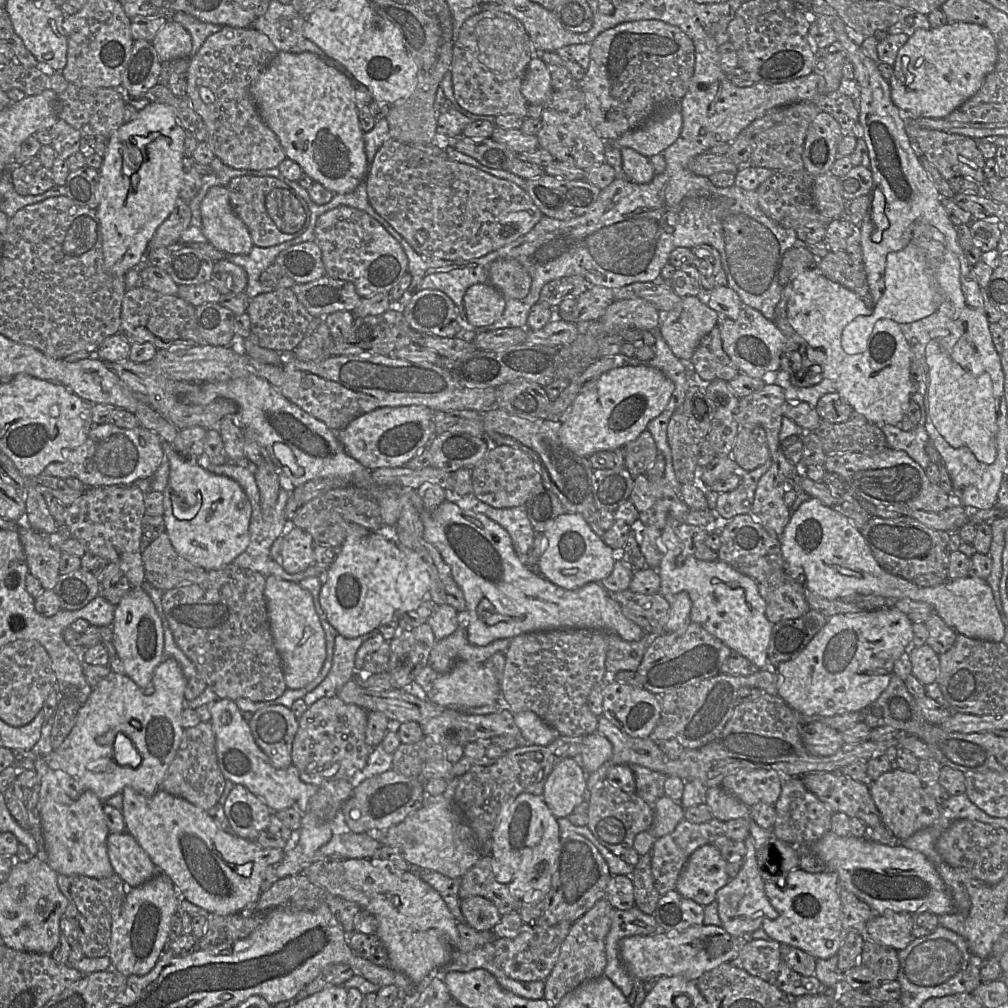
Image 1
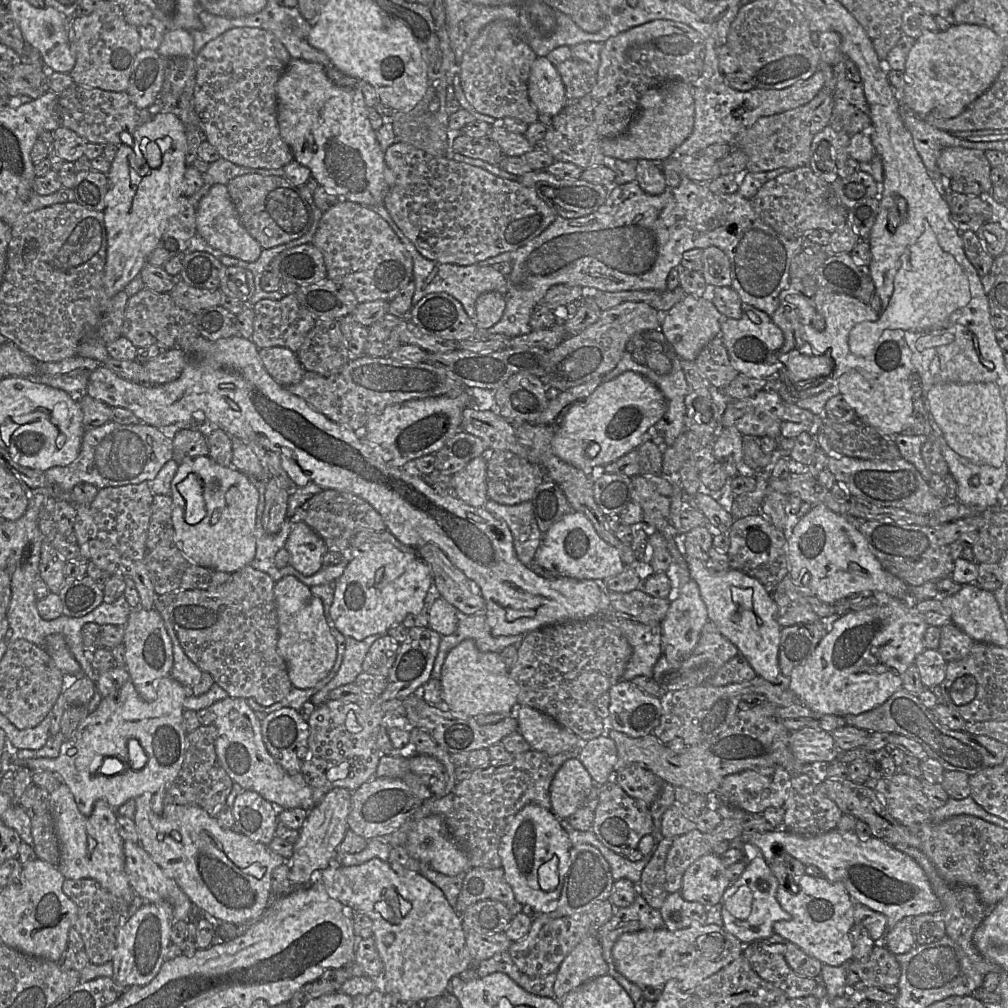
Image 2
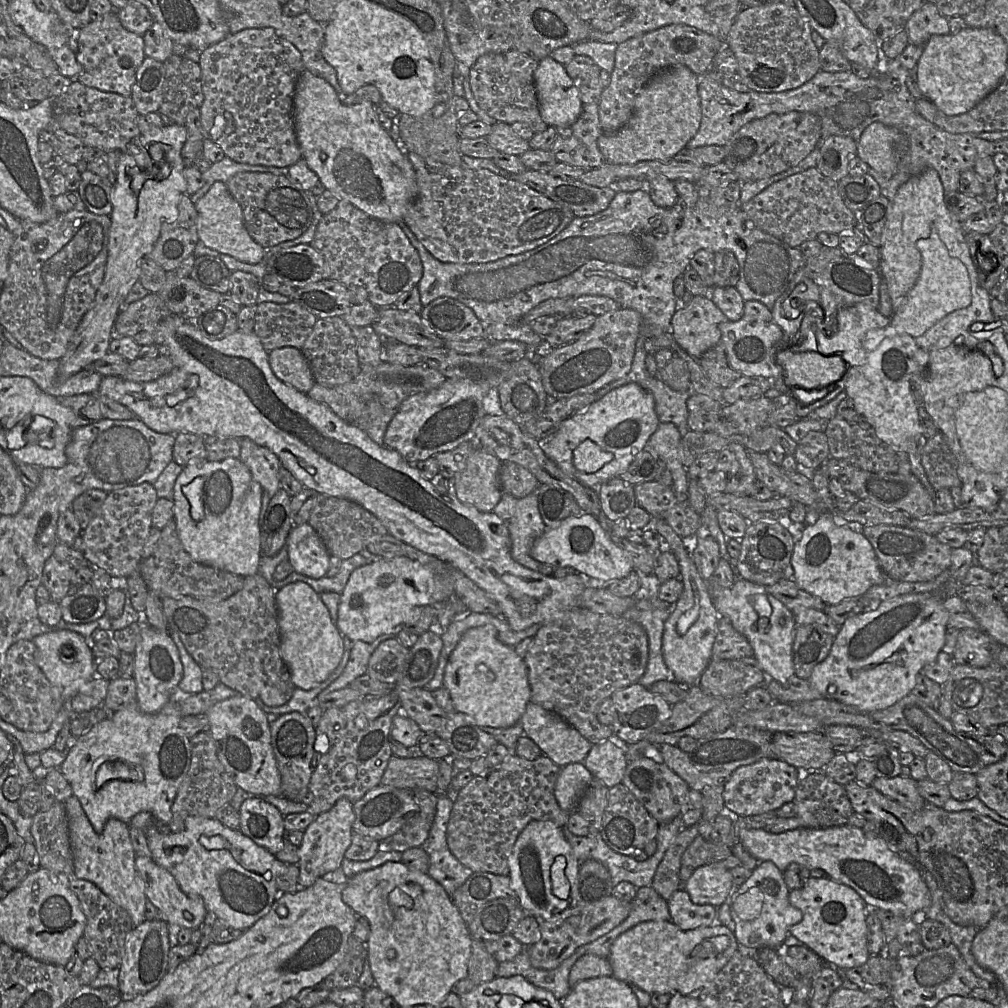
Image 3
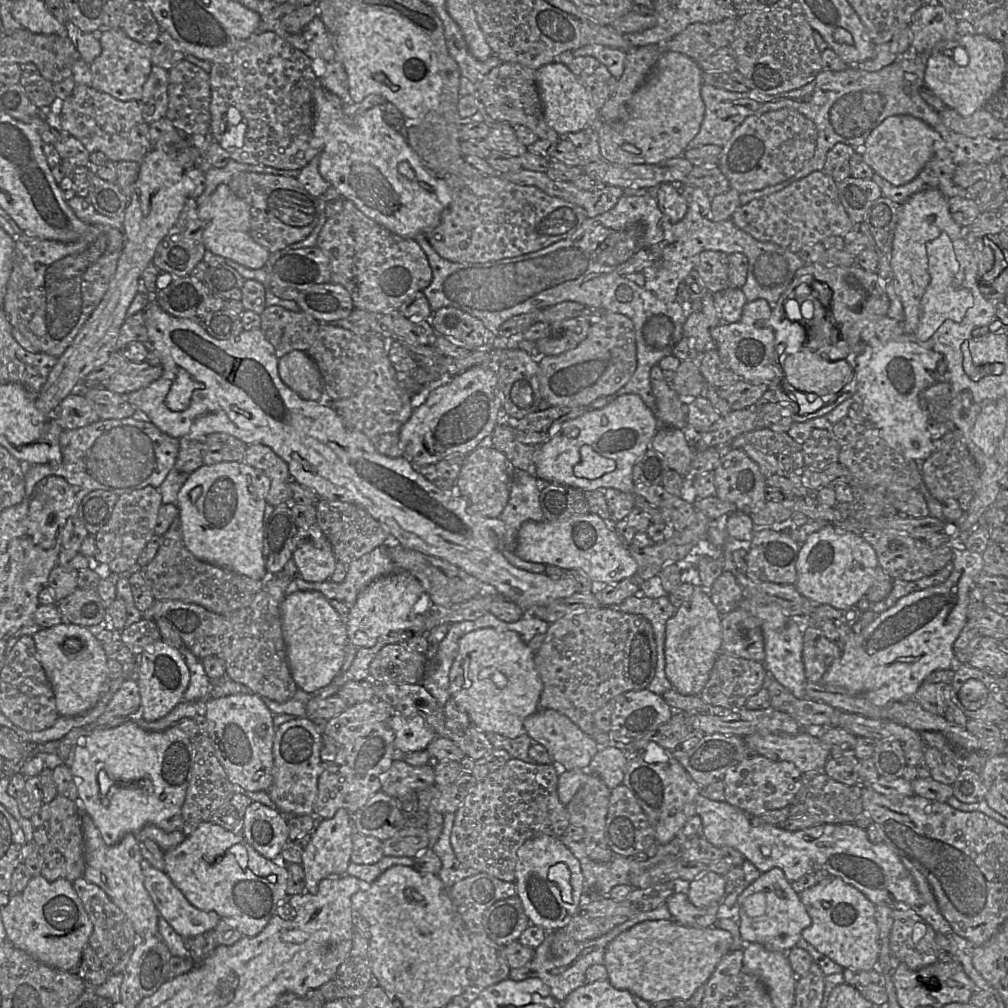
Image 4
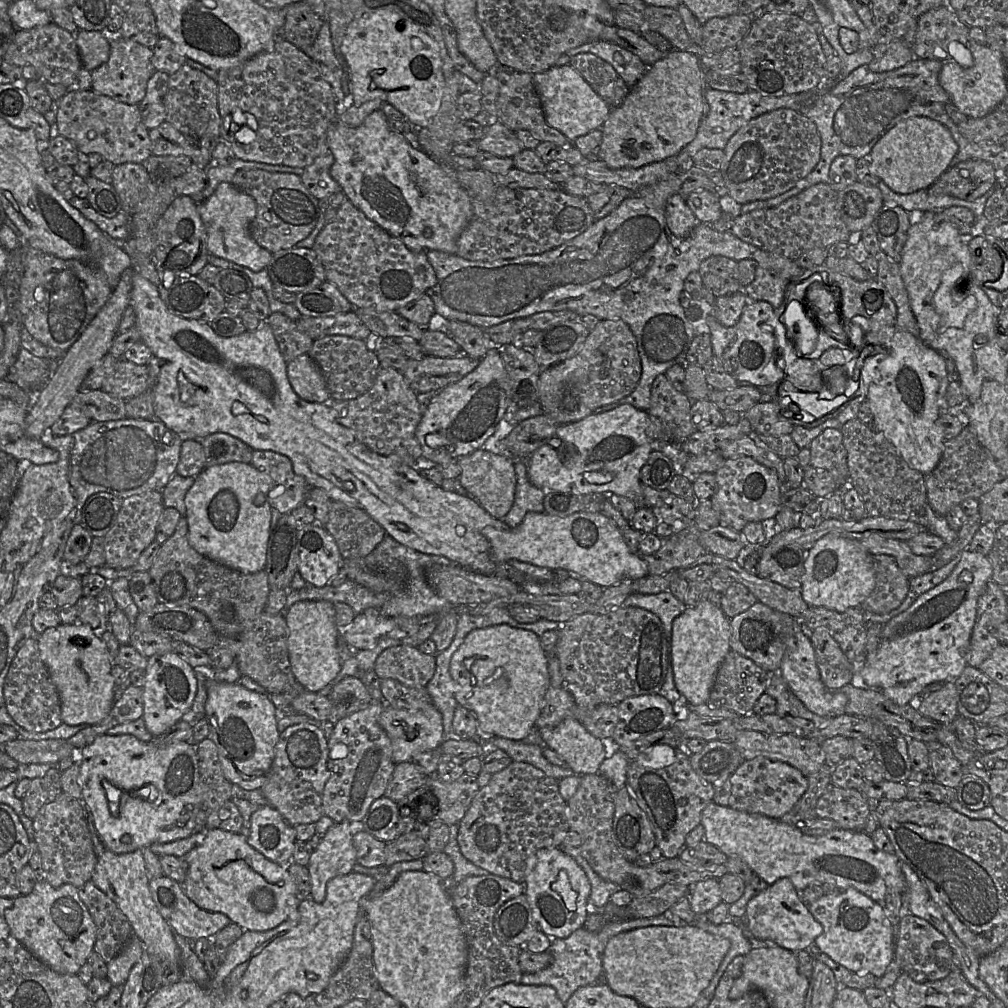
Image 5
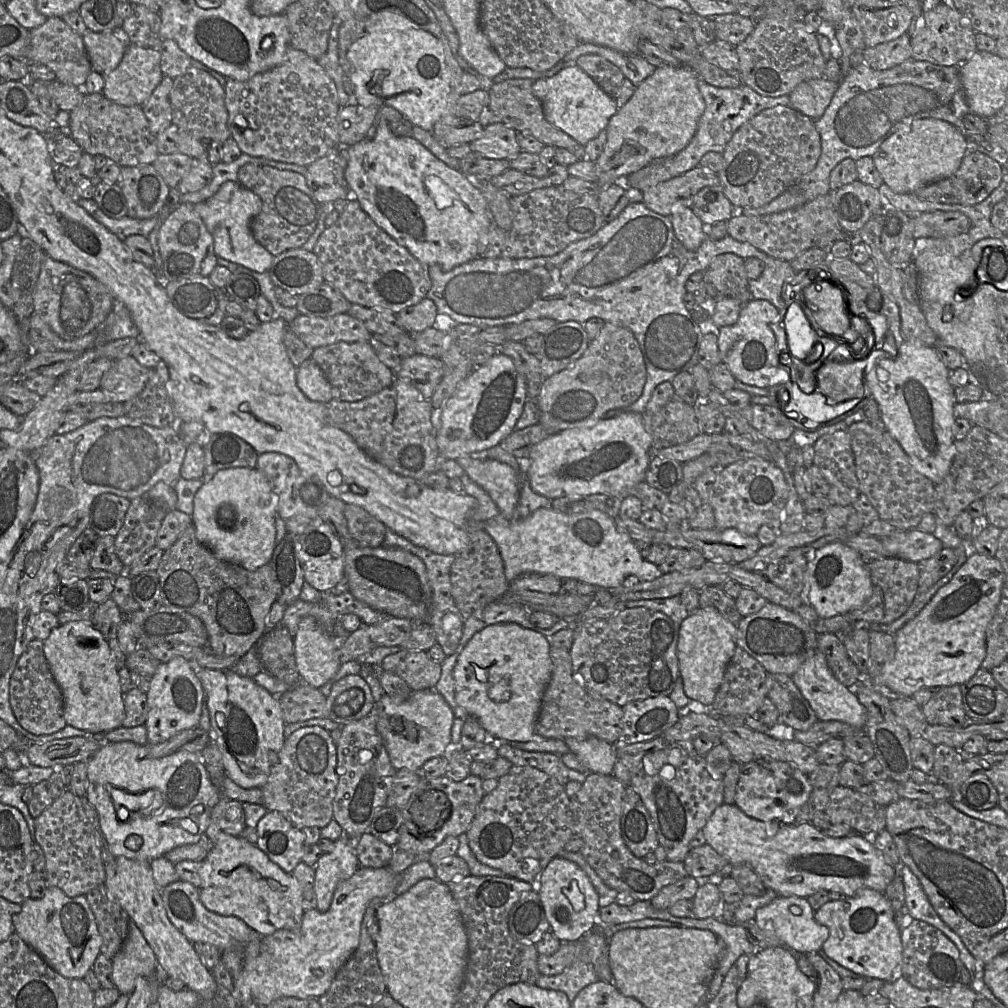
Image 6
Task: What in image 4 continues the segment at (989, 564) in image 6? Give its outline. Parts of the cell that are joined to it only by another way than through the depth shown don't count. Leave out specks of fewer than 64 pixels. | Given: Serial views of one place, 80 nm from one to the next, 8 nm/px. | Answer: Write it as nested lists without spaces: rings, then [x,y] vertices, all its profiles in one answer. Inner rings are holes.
[[[954,549],[954,570],[942,584],[910,593],[900,598],[891,608],[849,638],[841,656],[833,661],[821,679],[824,685],[838,686],[850,695],[866,698],[872,704],[885,707],[895,702],[913,699],[927,676],[936,670],[956,667],[953,645],[967,623],[970,592],[976,587],[976,577],[984,572],[982,555],[968,549]]]

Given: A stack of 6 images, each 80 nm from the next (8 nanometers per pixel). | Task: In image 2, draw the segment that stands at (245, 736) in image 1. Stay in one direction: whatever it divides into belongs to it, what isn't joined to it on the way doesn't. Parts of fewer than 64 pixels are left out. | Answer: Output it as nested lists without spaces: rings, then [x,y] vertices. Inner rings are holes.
[[[226,697],[209,707],[216,728],[215,751],[231,780],[244,790],[254,791],[276,808],[299,808],[309,811],[315,806],[313,791],[301,773],[288,774],[271,756],[262,739],[261,720],[244,698]]]

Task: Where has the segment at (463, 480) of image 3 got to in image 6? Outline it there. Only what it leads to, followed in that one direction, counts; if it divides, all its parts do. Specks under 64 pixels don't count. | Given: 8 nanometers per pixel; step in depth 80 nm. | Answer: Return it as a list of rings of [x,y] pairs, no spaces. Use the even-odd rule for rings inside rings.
[[[470,456],[455,461],[489,494],[504,518],[514,517],[519,500],[519,478],[511,466],[493,459]]]

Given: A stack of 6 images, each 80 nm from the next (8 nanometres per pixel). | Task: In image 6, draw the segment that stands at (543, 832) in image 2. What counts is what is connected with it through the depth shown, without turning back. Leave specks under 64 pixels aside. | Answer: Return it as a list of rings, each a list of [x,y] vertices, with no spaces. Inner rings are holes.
[[[554,857],[539,876],[540,896],[550,931],[561,941],[578,940],[598,924],[599,896],[587,874],[576,863]]]

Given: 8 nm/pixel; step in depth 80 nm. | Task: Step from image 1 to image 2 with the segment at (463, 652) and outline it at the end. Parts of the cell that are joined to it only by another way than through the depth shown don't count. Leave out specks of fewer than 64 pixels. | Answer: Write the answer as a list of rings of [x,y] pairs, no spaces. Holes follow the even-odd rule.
[[[458,611],[458,627],[449,636],[441,637],[431,678],[439,680],[444,662],[452,649],[464,640],[472,640],[481,652],[500,653],[504,648],[519,645],[527,634],[514,636],[492,636],[485,613],[465,615]]]

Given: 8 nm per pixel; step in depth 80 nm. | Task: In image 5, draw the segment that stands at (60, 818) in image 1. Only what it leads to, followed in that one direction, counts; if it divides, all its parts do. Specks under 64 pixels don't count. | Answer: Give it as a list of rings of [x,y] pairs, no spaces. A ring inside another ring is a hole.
[[[105,849],[97,857],[91,882],[101,889],[125,914],[131,924],[133,935],[142,942],[146,952],[157,956],[168,964],[174,964],[181,968],[180,951],[174,939],[174,932],[162,917],[152,898],[150,879],[143,857],[143,849],[125,854],[116,854]]]

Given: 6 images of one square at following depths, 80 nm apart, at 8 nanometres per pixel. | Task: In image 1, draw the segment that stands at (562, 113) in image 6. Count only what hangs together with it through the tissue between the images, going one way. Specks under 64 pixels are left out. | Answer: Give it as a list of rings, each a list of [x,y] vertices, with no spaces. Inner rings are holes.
[[[537,55],[531,59],[521,91],[529,104],[544,106],[554,91],[548,65]]]

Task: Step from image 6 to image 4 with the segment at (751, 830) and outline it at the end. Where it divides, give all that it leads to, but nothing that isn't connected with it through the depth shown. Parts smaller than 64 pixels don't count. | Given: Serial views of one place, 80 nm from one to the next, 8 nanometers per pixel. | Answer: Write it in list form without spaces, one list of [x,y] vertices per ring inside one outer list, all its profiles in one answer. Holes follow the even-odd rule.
[[[701,794],[696,797],[695,805],[702,821],[701,835],[717,847],[737,849],[762,873],[779,868],[792,883],[806,874],[826,871],[858,889],[876,906],[907,909],[923,904],[916,882],[900,857],[885,843],[871,843],[866,831],[853,823],[821,824],[787,831],[771,824],[752,826],[751,818],[739,808],[727,802],[712,801]]]

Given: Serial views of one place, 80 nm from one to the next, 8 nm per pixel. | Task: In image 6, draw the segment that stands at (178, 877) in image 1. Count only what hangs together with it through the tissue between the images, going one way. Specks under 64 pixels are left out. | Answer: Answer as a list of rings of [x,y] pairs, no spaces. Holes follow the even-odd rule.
[[[219,835],[203,861],[200,875],[199,898],[209,911],[237,917],[259,936],[280,929],[300,931],[306,909],[299,883],[256,845],[240,836]]]

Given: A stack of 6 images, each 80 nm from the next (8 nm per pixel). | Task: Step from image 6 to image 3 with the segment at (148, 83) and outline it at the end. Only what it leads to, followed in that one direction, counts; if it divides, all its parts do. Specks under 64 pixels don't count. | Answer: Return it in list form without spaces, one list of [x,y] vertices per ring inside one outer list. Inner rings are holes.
[[[117,11],[93,17],[86,26],[78,29],[76,33],[78,42],[76,57],[82,70],[74,80],[105,92],[131,96],[136,72],[146,57],[143,37],[124,28]]]

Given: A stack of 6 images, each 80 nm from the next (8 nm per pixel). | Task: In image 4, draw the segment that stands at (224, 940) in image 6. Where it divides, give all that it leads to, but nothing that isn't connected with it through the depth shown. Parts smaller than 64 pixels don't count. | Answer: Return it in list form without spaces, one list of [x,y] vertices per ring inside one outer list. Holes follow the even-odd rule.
[[[142,860],[144,886],[159,914],[182,937],[195,937],[214,930],[220,921],[215,911],[203,911],[192,905],[165,871]]]

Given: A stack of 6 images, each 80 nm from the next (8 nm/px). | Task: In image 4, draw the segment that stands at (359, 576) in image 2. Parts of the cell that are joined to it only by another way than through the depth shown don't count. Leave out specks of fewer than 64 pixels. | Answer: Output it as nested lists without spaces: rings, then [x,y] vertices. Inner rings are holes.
[[[398,571],[396,573],[380,577],[371,582],[365,589],[359,594],[355,603],[350,607],[349,621],[346,625],[347,636],[349,643],[357,648],[371,648],[377,644],[380,639],[398,633],[398,636],[402,642],[406,641],[415,635],[427,634],[424,632],[424,613],[434,605],[428,592],[423,587],[422,583],[411,573],[407,571]]]

